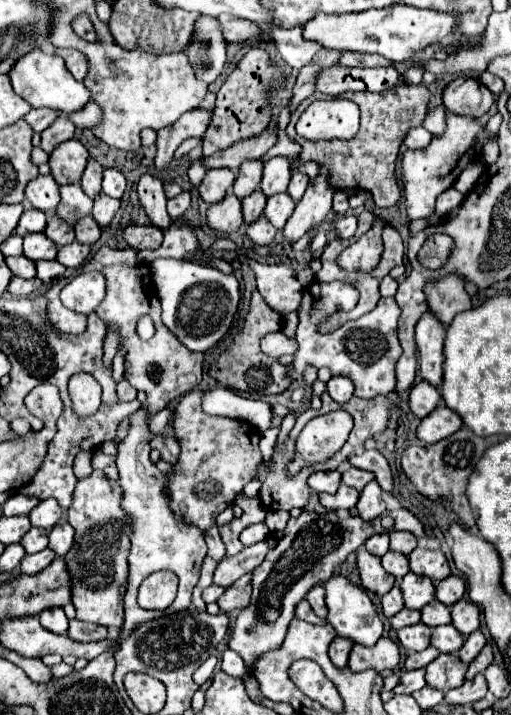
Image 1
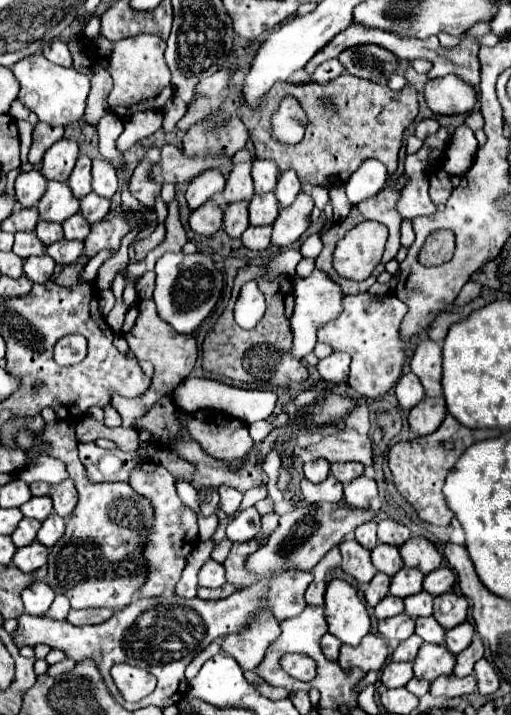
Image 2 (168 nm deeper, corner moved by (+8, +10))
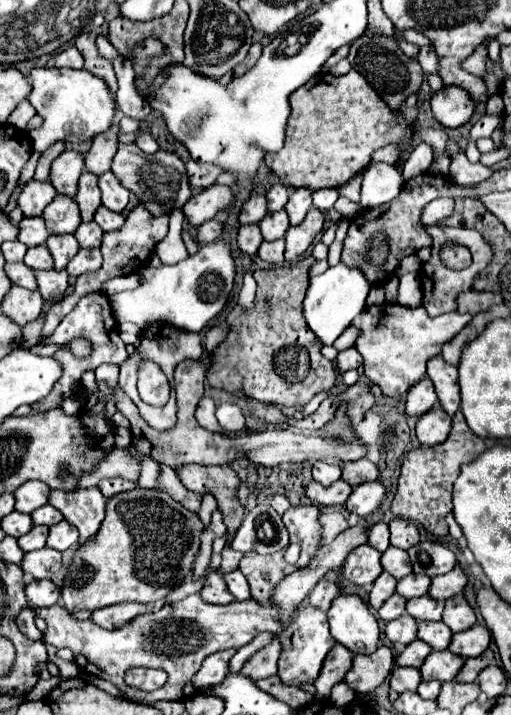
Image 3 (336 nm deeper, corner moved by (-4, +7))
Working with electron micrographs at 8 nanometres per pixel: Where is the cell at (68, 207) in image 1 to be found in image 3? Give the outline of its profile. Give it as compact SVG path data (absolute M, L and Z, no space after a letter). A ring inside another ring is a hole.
M56 195L54 201L44 209L42 217L46 221L48 231L54 235L74 233L80 225L80 211L76 201L64 195Z

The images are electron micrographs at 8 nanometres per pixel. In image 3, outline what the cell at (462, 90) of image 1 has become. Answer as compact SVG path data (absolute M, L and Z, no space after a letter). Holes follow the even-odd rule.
M444 87L432 95L432 113L442 127L460 127L470 121L474 113L474 101L468 91L460 87Z

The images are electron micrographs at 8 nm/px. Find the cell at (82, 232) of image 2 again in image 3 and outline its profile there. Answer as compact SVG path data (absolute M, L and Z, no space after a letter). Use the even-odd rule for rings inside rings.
M92 221L92 223L82 223L82 225L76 229L74 237L78 239L78 245L80 245L82 249L96 249L96 247L100 247L100 243L102 243L102 229L100 229L94 221Z

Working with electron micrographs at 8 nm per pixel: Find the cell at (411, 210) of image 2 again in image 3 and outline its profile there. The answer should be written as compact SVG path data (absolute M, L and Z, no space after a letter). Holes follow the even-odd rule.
M436 199L424 207L422 223L424 225L438 225L448 219L454 211L454 199Z

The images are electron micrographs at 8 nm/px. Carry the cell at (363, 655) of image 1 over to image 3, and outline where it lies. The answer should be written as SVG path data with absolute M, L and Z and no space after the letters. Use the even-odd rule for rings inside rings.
M380 645L372 655L356 655L352 669L346 673L344 681L360 695L372 693L392 671L394 657L392 649Z

